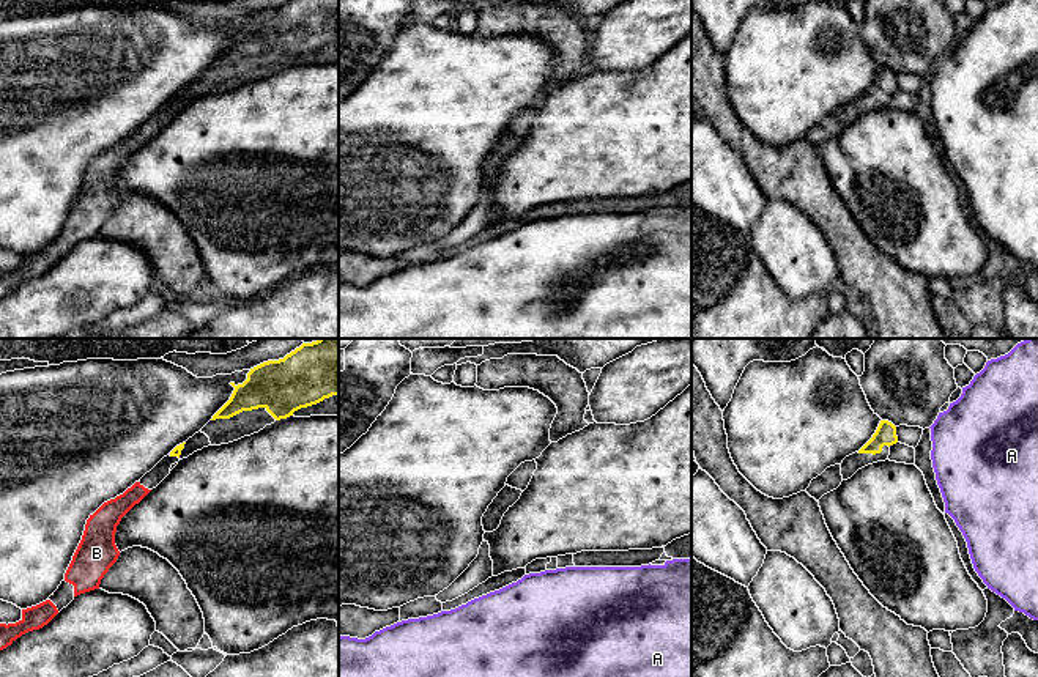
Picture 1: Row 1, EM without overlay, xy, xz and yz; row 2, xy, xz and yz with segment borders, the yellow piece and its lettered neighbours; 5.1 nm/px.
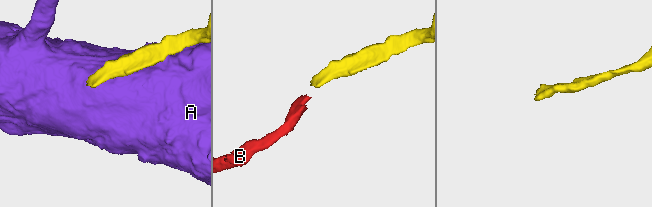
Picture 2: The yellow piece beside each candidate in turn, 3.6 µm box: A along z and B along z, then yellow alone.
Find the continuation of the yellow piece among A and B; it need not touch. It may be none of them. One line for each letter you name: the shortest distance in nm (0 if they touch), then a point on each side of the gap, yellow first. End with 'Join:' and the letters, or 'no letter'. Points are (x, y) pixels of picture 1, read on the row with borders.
B: gap 200 nm; span xy (170, 455), (150, 490)
Join: B

